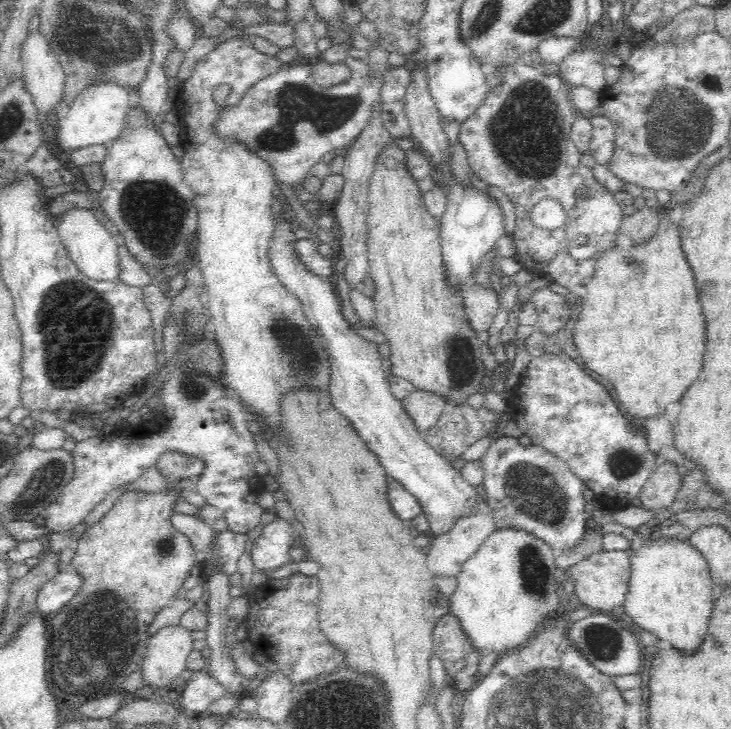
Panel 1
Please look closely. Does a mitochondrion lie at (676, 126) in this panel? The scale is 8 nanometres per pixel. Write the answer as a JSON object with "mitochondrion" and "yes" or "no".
{"mitochondrion":"yes"}

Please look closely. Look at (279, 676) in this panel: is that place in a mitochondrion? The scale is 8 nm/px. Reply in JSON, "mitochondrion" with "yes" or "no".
{"mitochondrion":"no"}

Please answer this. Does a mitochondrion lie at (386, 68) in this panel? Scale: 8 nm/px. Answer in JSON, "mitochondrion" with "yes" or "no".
{"mitochondrion":"no"}

